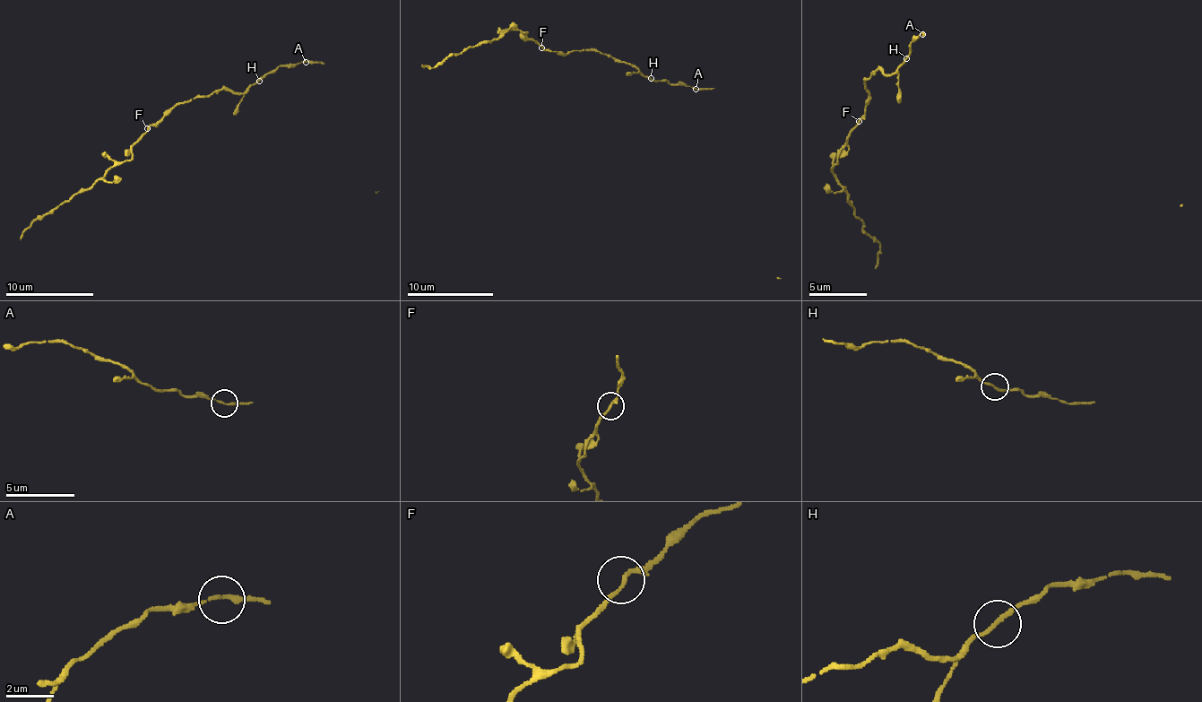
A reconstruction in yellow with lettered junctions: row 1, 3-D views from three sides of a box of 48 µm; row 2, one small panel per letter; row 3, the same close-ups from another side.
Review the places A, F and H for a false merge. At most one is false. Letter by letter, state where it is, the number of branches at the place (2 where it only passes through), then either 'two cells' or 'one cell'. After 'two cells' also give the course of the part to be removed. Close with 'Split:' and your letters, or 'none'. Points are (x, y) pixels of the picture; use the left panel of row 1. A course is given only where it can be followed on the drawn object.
A: place (306, 62); branches 2; one cell
F: place (147, 128); branches 2; one cell
H: place (259, 81); branches 2; one cell
Split: none

